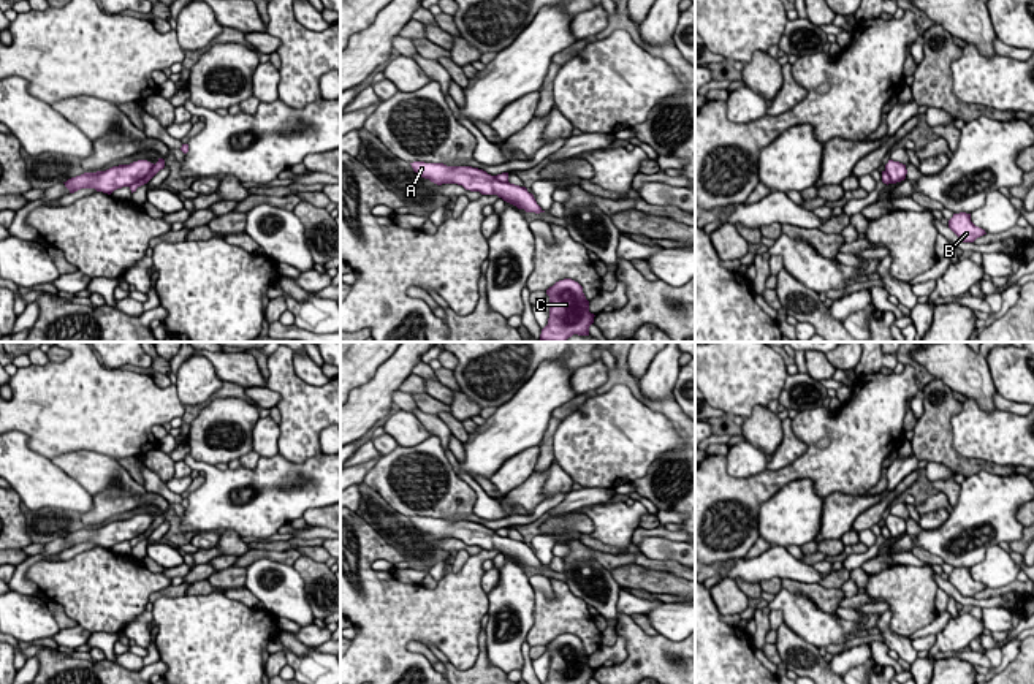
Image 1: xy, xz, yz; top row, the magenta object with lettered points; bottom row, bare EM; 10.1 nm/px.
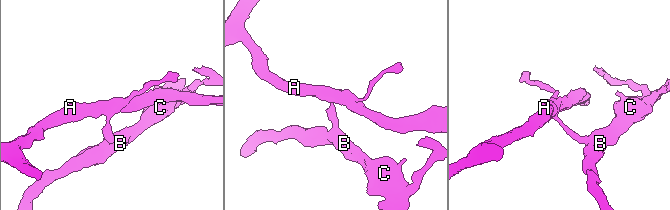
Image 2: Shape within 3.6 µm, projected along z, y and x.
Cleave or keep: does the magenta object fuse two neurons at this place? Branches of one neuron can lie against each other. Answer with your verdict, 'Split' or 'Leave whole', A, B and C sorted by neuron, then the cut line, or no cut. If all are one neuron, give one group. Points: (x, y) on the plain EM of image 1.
Split. Groups: A / B C. Split along xy (154, 520), (143, 532), (129, 540)

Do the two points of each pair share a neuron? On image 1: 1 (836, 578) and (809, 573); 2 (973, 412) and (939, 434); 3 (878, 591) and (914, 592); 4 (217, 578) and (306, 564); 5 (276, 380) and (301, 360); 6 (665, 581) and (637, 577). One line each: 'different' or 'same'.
1: different
2: different
3: same
4: same
5: different
6: same

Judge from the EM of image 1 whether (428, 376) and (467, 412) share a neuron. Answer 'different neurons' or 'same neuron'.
same neuron

